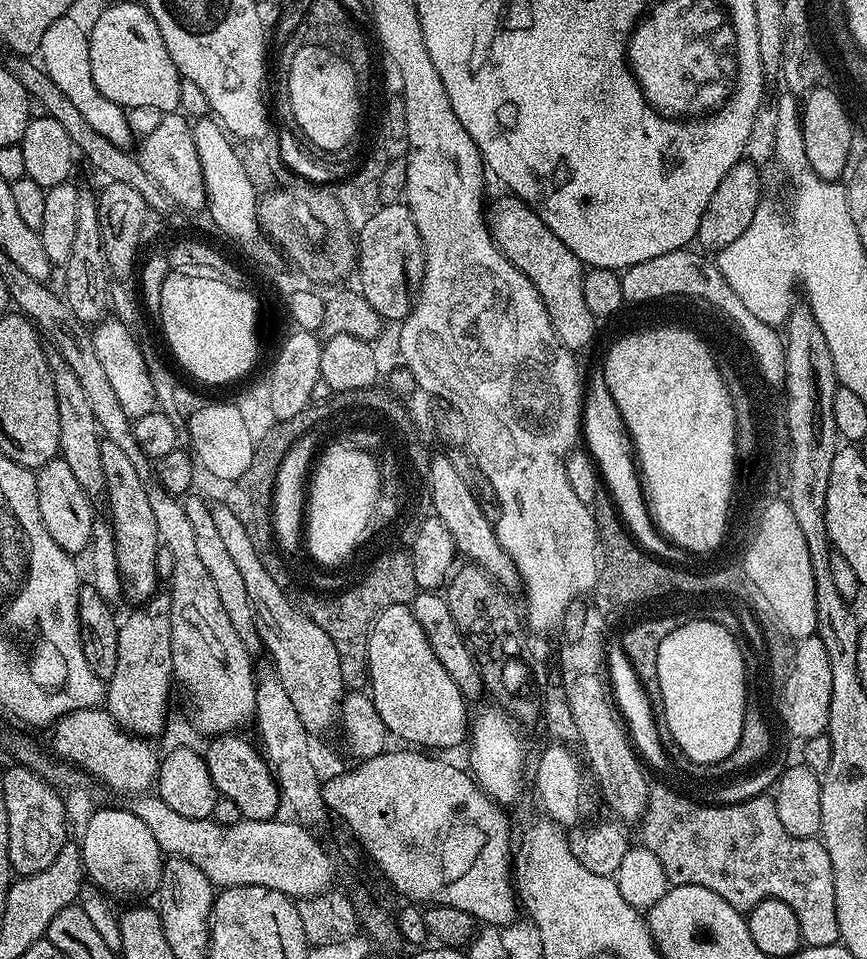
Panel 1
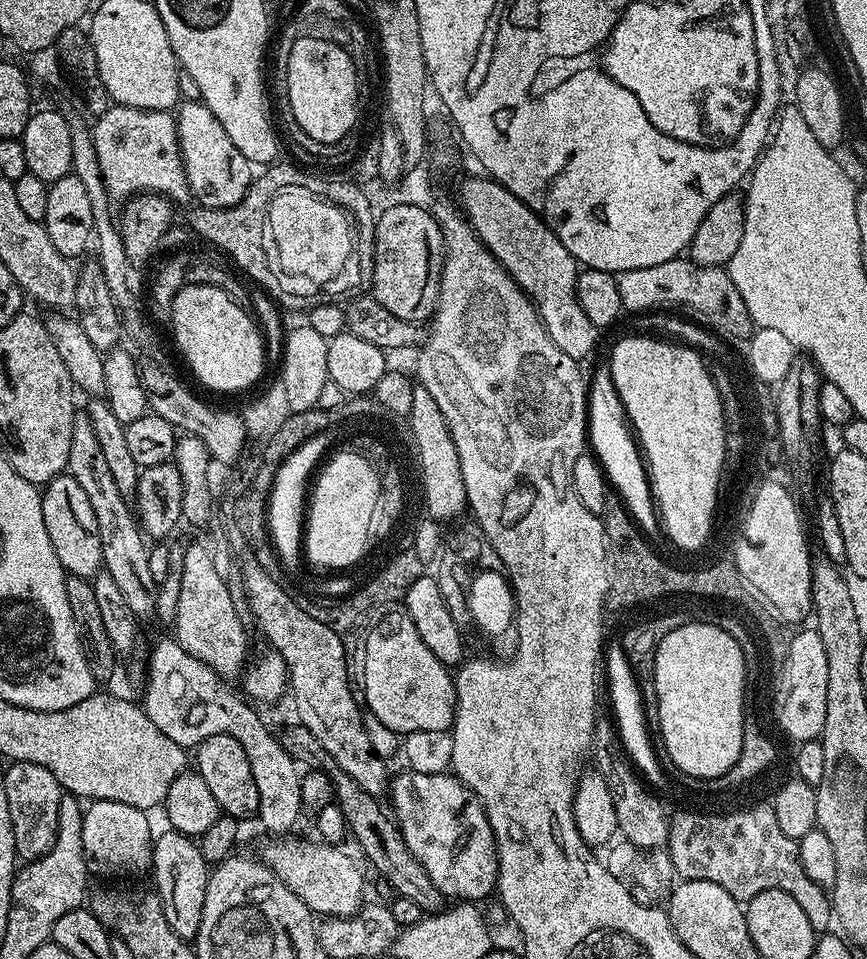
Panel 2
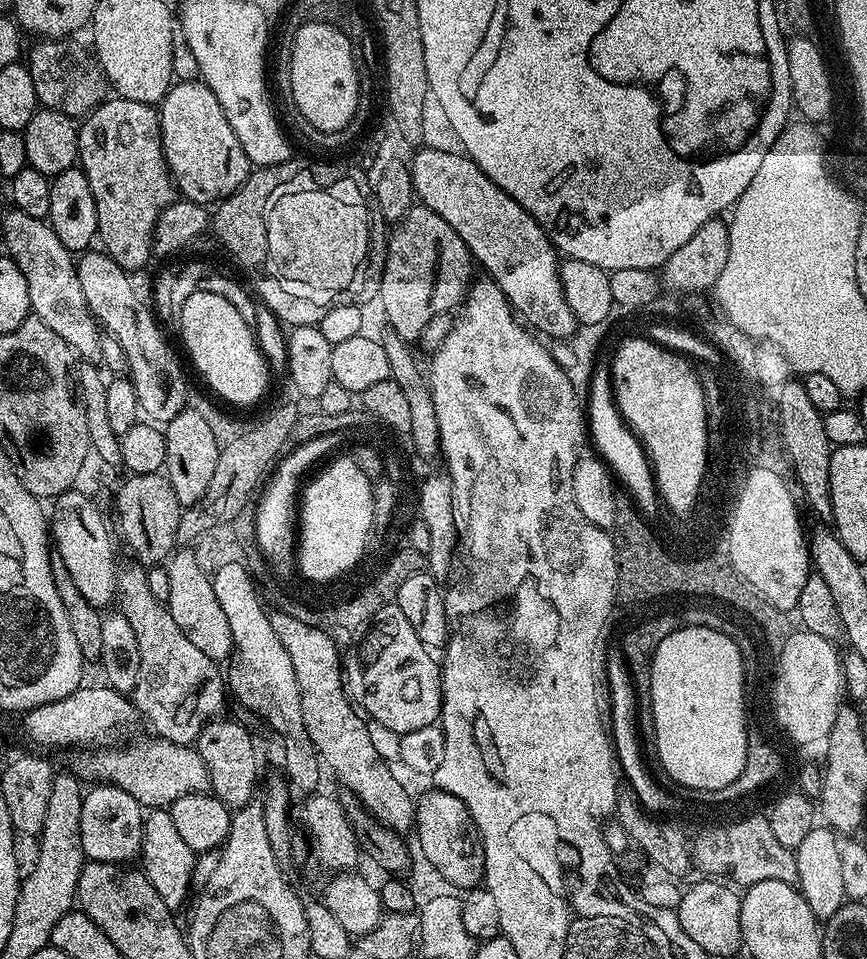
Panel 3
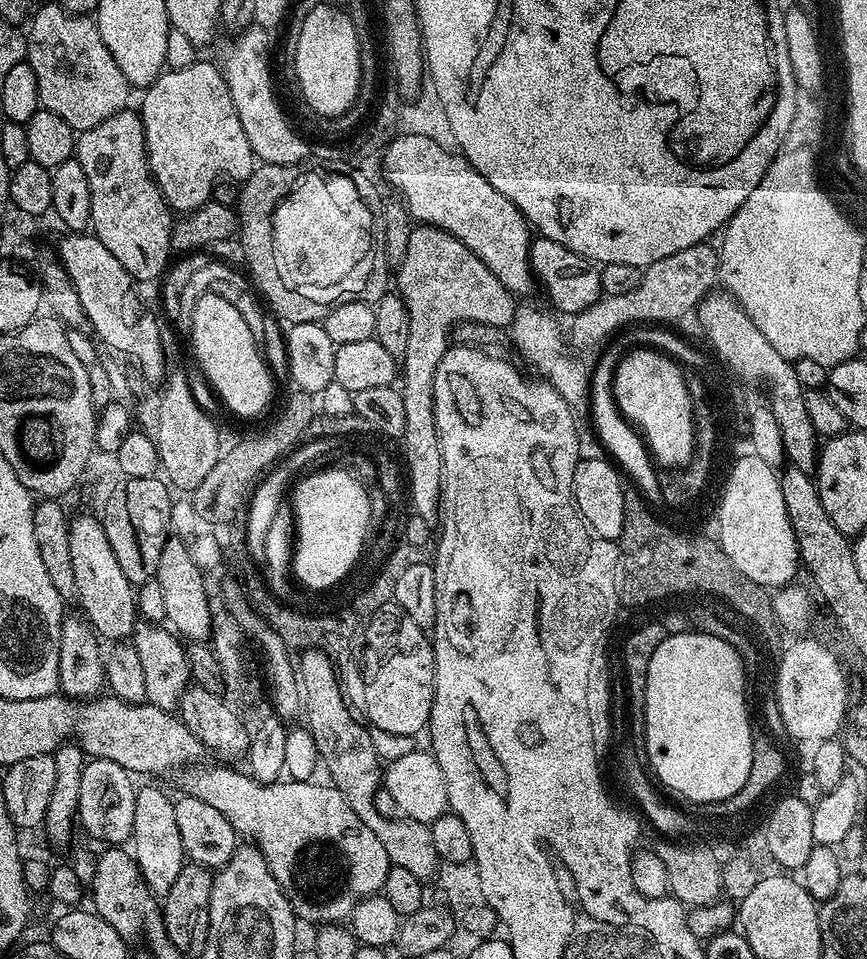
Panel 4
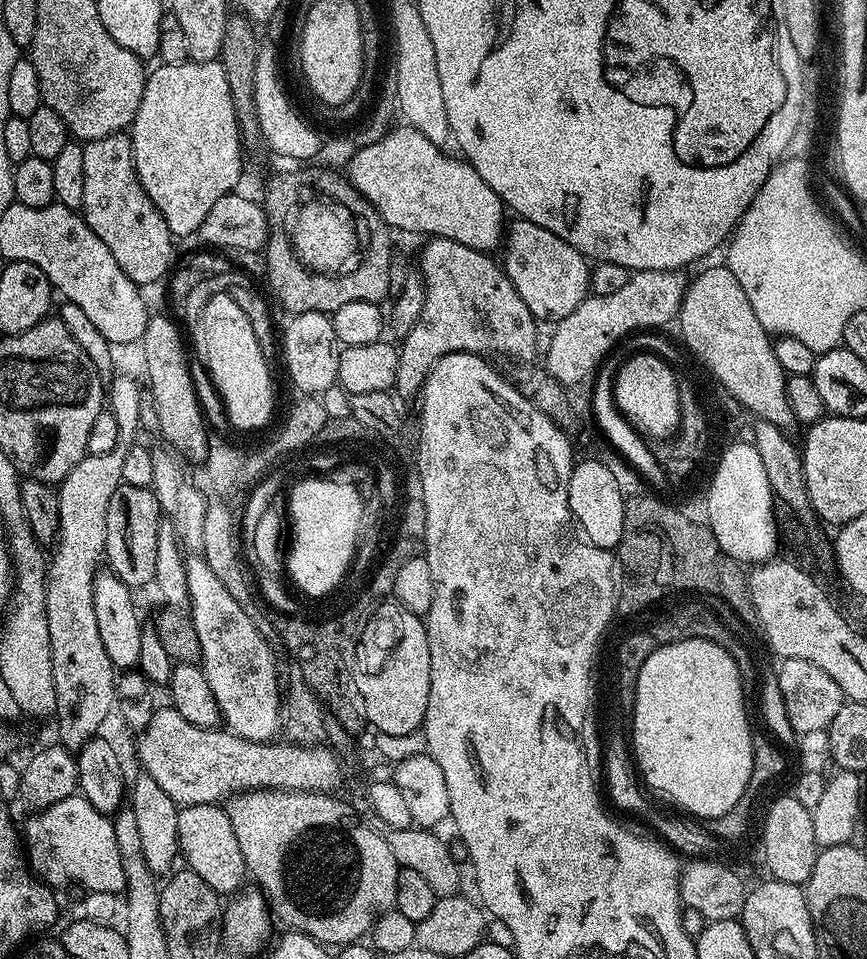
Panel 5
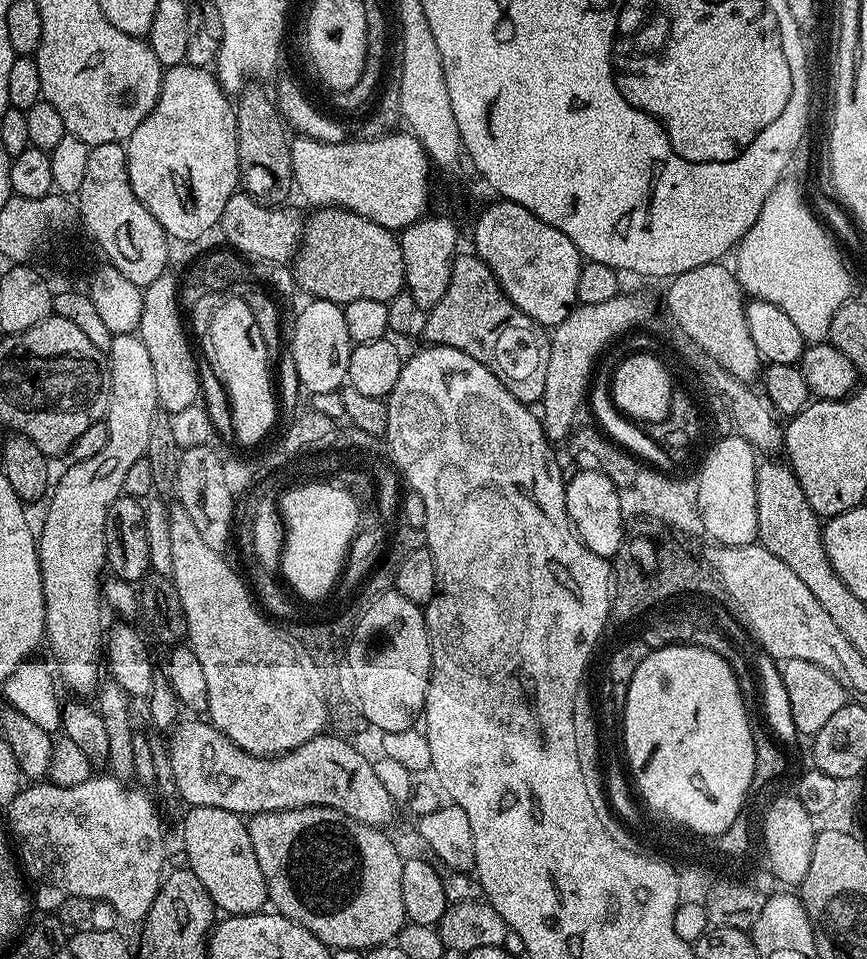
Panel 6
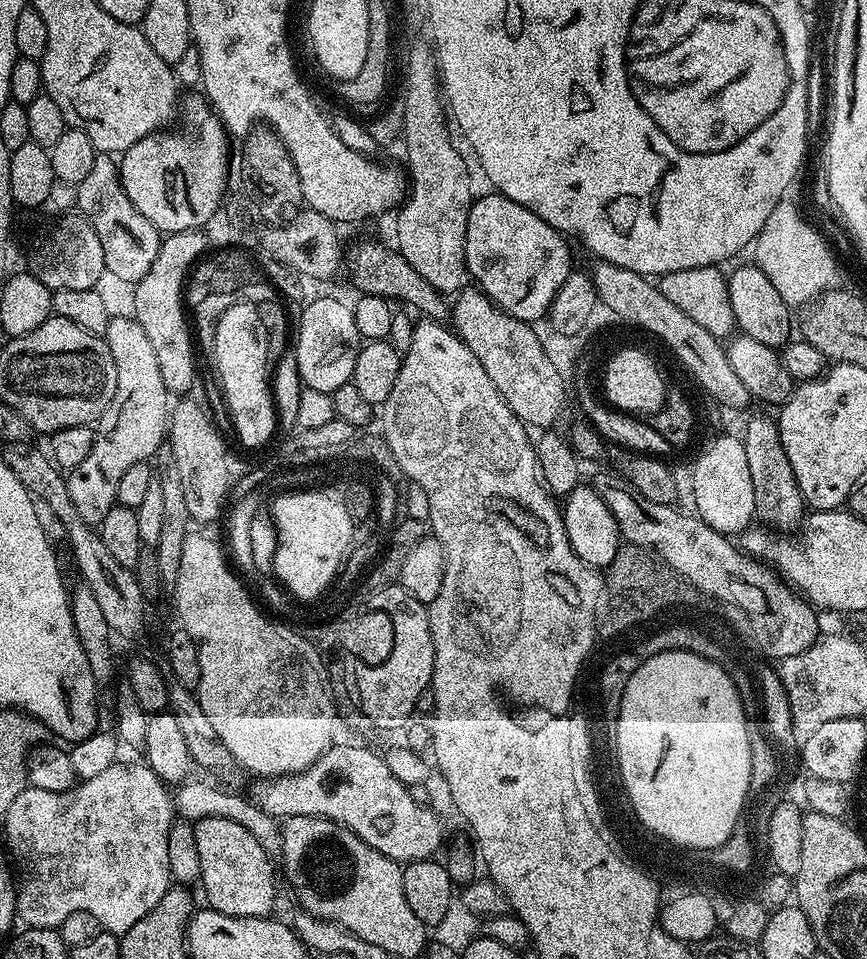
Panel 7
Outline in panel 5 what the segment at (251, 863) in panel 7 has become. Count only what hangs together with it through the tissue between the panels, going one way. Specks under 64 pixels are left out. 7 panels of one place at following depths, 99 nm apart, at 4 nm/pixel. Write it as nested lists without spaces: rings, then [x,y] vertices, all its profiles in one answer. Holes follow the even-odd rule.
[[[185,804],[178,814],[179,855],[187,867],[217,894],[235,894],[245,887],[246,869],[234,826],[220,804]]]

